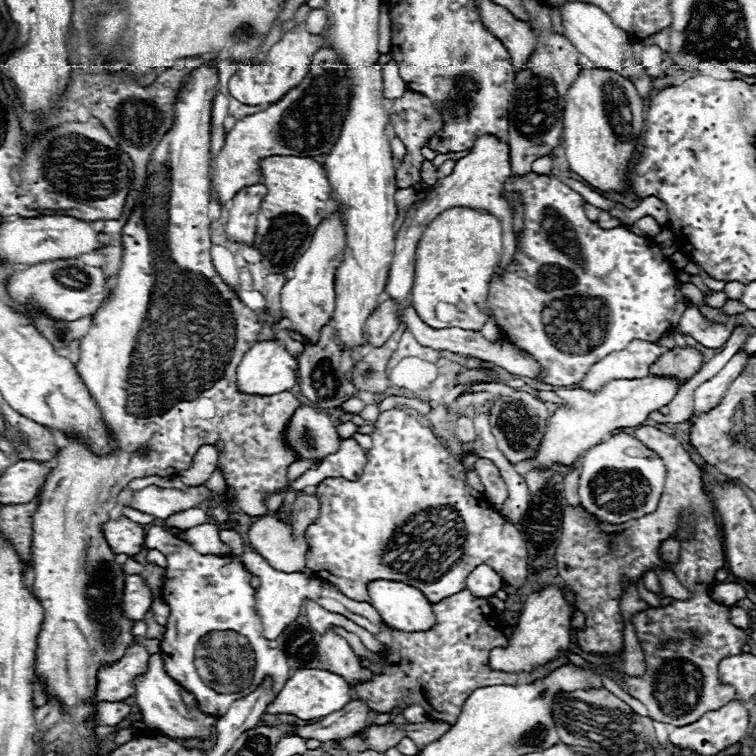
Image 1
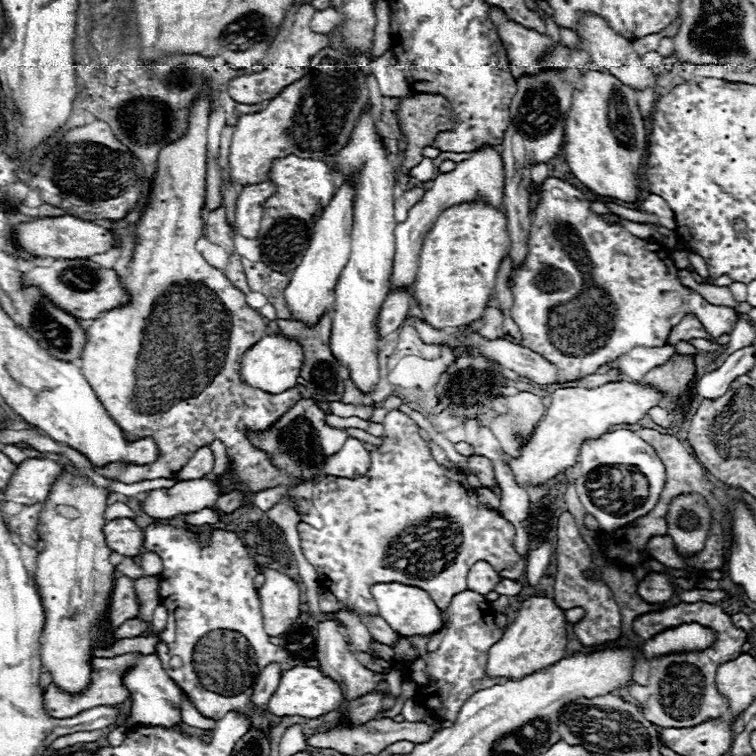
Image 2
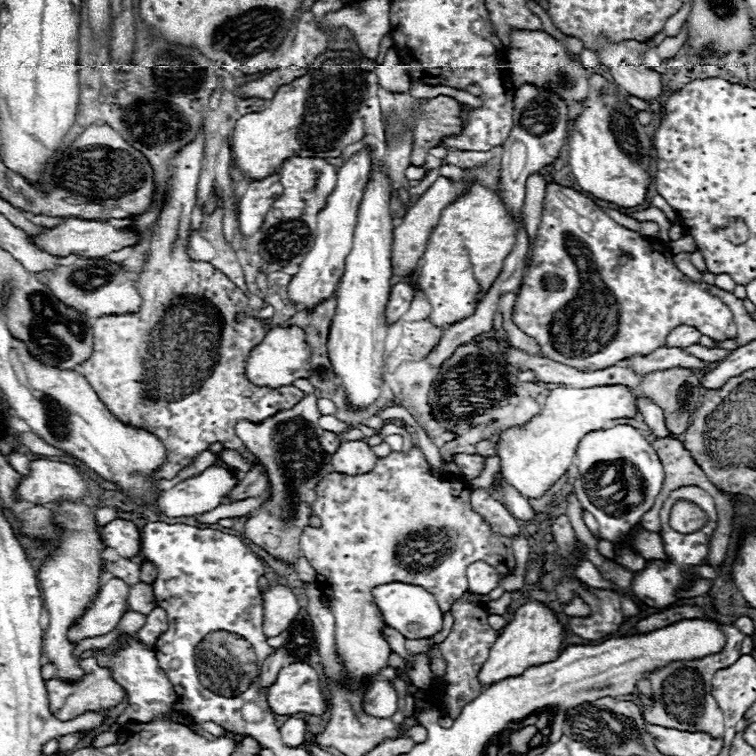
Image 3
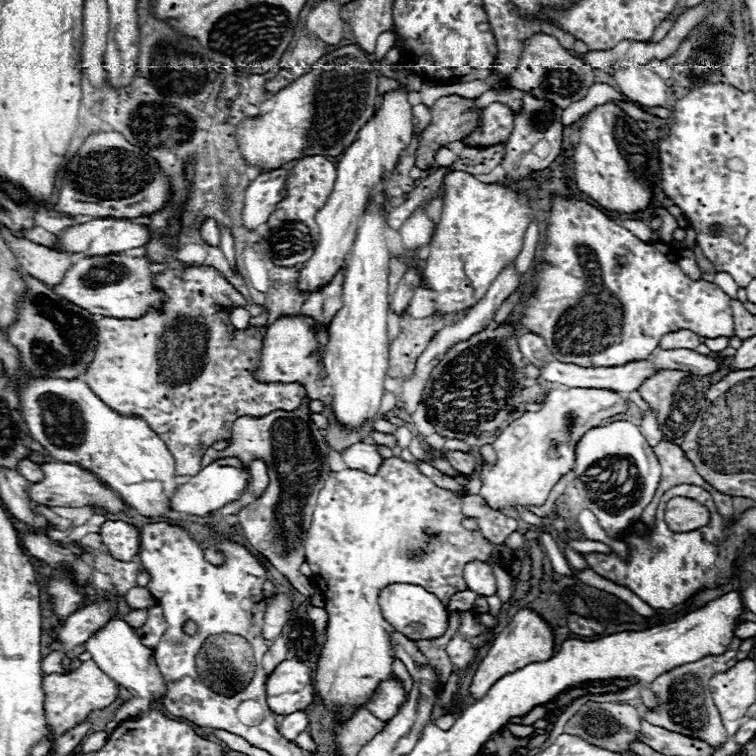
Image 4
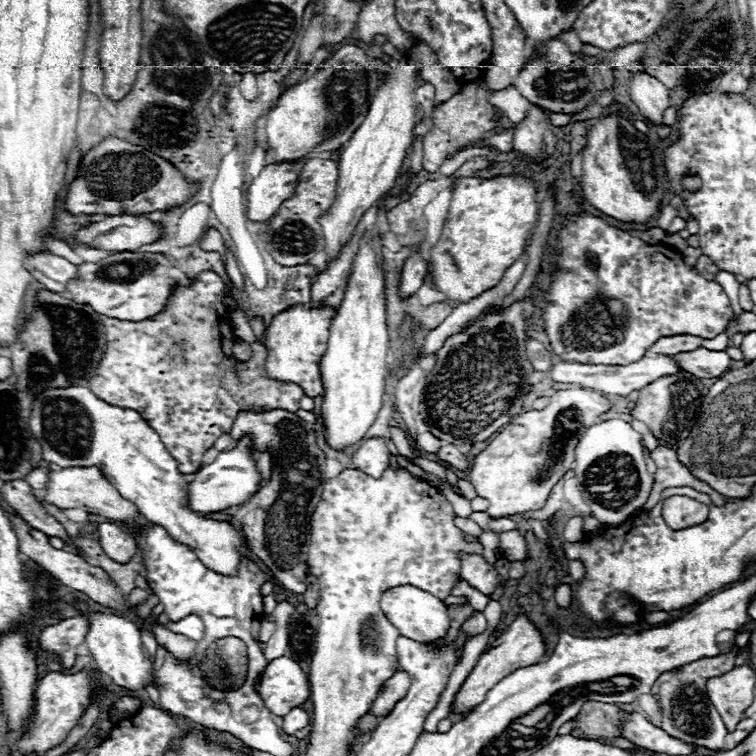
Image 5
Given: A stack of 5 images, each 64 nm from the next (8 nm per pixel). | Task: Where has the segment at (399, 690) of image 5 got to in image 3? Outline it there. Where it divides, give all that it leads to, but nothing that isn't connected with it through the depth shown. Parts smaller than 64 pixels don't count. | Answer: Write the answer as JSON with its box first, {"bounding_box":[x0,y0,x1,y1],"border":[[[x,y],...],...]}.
{"bounding_box":[362,680,398,718],"border":[[[376,680],[372,688],[364,694],[362,710],[364,714],[374,718],[390,718],[396,712],[396,702],[398,702],[396,690],[388,682]]]}

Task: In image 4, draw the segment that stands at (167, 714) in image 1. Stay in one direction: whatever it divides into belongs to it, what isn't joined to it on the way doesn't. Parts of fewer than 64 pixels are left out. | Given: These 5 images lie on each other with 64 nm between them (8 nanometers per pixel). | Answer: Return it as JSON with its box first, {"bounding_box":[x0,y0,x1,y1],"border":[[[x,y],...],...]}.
{"bounding_box":[86,618,166,724],"border":[[[118,618],[110,620],[110,624],[102,628],[102,632],[94,634],[86,642],[86,650],[92,654],[92,660],[98,664],[98,668],[102,668],[102,672],[106,672],[118,686],[130,692],[130,700],[116,712],[114,720],[118,724],[128,718],[140,718],[160,704],[162,696],[166,694],[166,684],[156,666],[154,650],[146,648],[136,636],[134,628],[130,628],[124,620],[118,620]]]}

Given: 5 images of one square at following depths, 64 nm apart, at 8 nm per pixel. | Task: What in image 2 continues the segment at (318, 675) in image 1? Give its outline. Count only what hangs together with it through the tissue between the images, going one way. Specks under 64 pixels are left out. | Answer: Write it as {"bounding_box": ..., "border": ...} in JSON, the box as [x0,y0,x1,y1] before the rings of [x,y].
{"bounding_box":[268,666,344,718],"border":[[[294,666],[290,668],[278,684],[278,690],[268,702],[268,712],[274,716],[302,716],[302,718],[318,718],[322,714],[328,714],[336,708],[340,708],[344,702],[342,688],[328,678],[322,670],[318,668],[308,668],[308,666]]]}

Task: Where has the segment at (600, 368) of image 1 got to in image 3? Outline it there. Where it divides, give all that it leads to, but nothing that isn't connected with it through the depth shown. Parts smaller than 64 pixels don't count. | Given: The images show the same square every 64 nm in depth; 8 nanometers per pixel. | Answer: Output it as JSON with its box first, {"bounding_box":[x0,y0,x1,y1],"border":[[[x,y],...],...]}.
{"bounding_box":[630,346,708,374],"border":[[[662,346],[662,348],[656,348],[654,352],[638,358],[634,354],[634,362],[630,368],[636,370],[636,374],[648,374],[648,372],[654,372],[654,370],[666,370],[666,368],[672,368],[672,366],[684,366],[684,368],[706,368],[708,362],[704,360],[698,360],[690,354],[686,354],[684,350],[680,348],[668,348],[668,346]]]}

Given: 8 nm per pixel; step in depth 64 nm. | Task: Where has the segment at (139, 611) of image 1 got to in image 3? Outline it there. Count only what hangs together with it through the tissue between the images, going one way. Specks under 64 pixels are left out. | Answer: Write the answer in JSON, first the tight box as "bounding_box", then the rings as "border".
{"bounding_box":[68,578,130,642],"border":[[[120,578],[108,580],[102,586],[96,602],[88,608],[86,616],[78,622],[78,626],[68,630],[68,638],[72,642],[80,642],[84,638],[94,638],[114,630],[120,618],[130,610],[128,592],[130,586],[124,580]]]}

